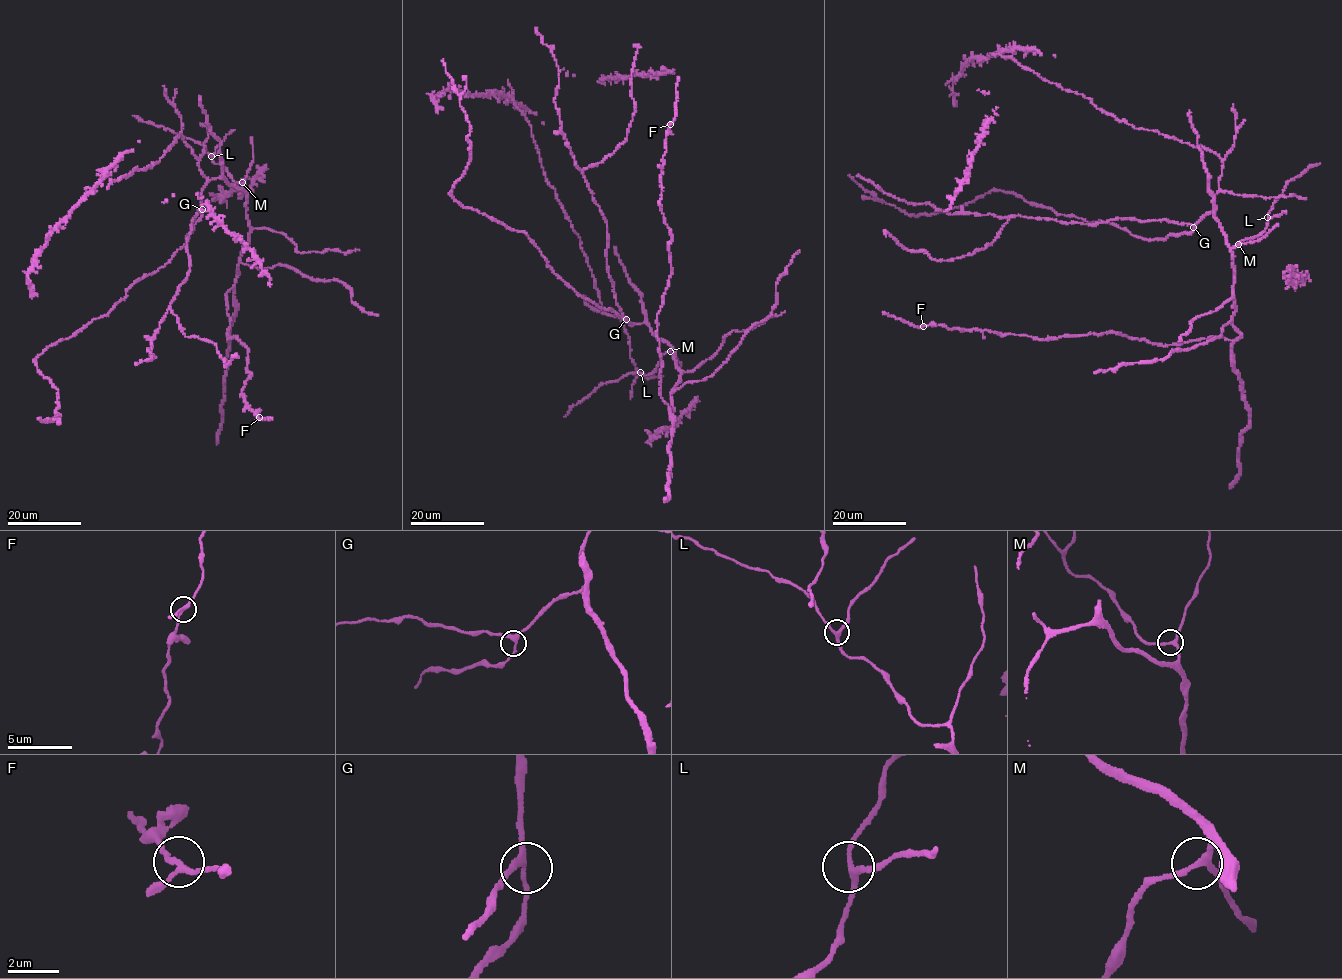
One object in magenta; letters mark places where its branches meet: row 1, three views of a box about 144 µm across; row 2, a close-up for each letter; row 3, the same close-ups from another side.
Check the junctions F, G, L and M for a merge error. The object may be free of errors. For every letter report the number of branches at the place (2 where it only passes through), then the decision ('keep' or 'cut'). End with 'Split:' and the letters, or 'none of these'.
F: 3 branches meet; keep
G: 3 branches meet; keep
L: 3 branches meet; keep
M: 3 branches meet; keep
Split: none of these

